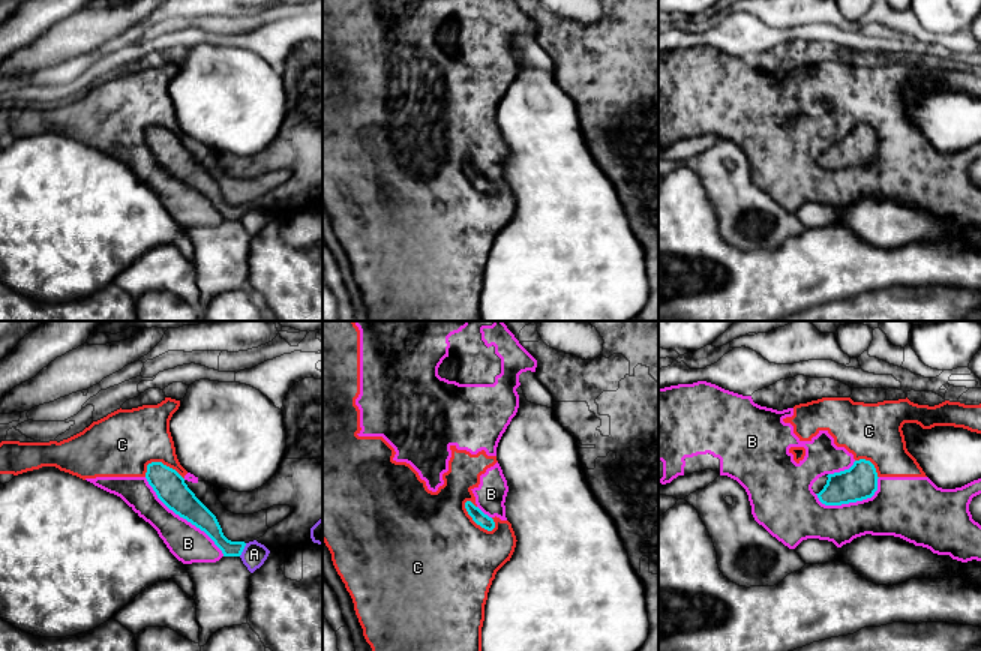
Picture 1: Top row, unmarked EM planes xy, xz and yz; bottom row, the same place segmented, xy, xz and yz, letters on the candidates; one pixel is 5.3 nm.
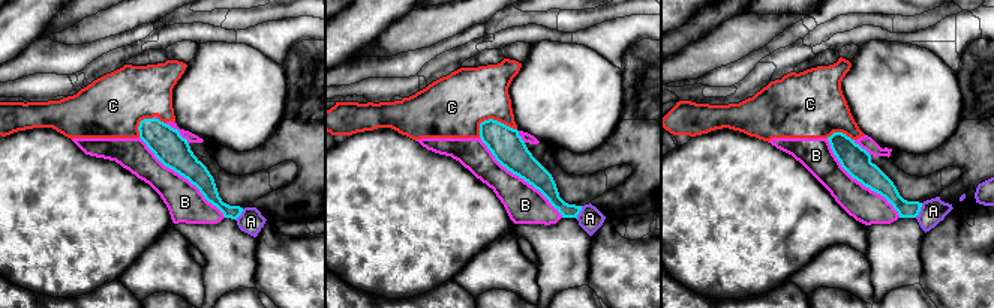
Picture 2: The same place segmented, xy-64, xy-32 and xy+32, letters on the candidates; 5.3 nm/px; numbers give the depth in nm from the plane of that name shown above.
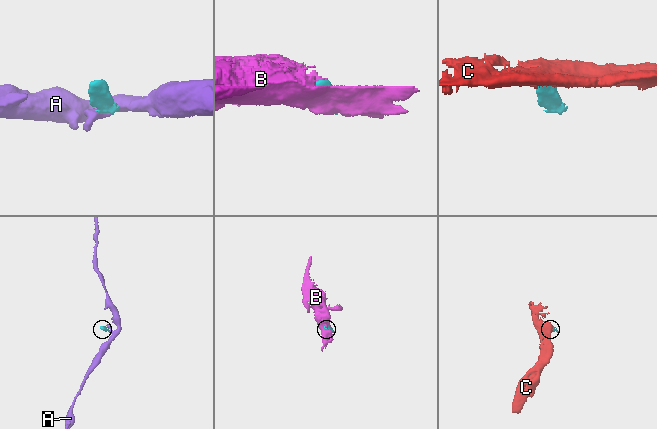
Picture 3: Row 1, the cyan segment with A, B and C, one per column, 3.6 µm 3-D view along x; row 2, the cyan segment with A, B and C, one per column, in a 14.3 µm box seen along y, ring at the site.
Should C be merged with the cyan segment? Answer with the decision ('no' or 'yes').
no

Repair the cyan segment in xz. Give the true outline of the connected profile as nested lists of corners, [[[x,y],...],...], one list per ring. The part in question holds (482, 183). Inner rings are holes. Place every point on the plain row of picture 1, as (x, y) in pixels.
[[[471,165],[465,166],[465,172],[472,184],[480,189],[482,192],[492,195],[495,192],[495,186],[492,182],[484,178],[478,171],[476,171]]]

